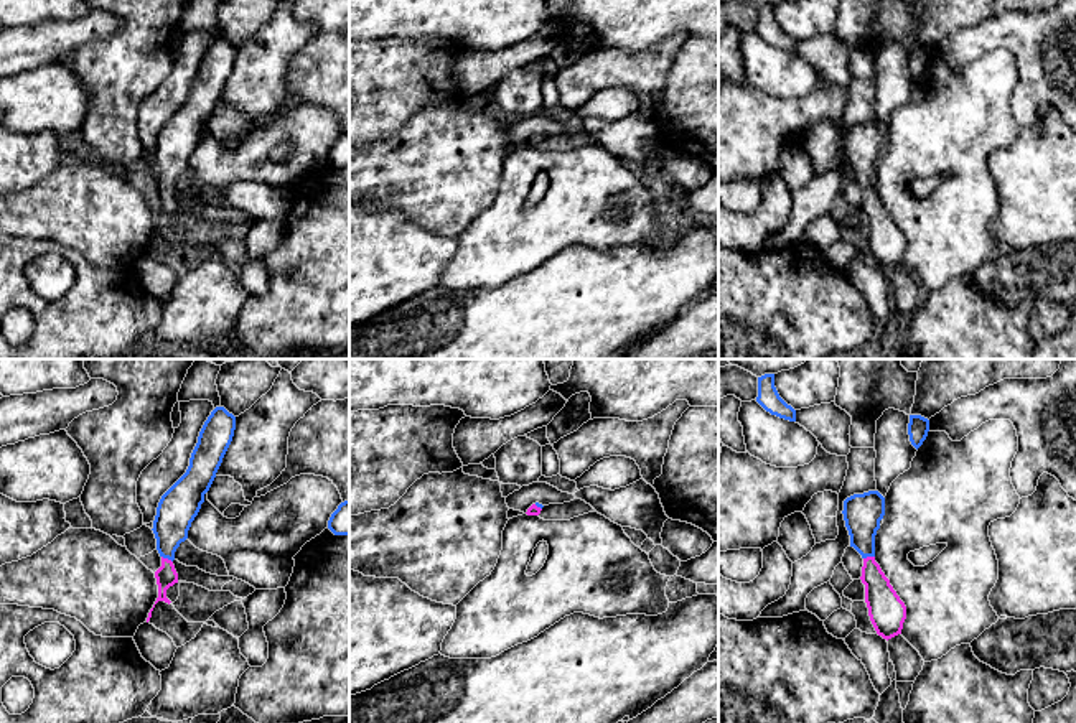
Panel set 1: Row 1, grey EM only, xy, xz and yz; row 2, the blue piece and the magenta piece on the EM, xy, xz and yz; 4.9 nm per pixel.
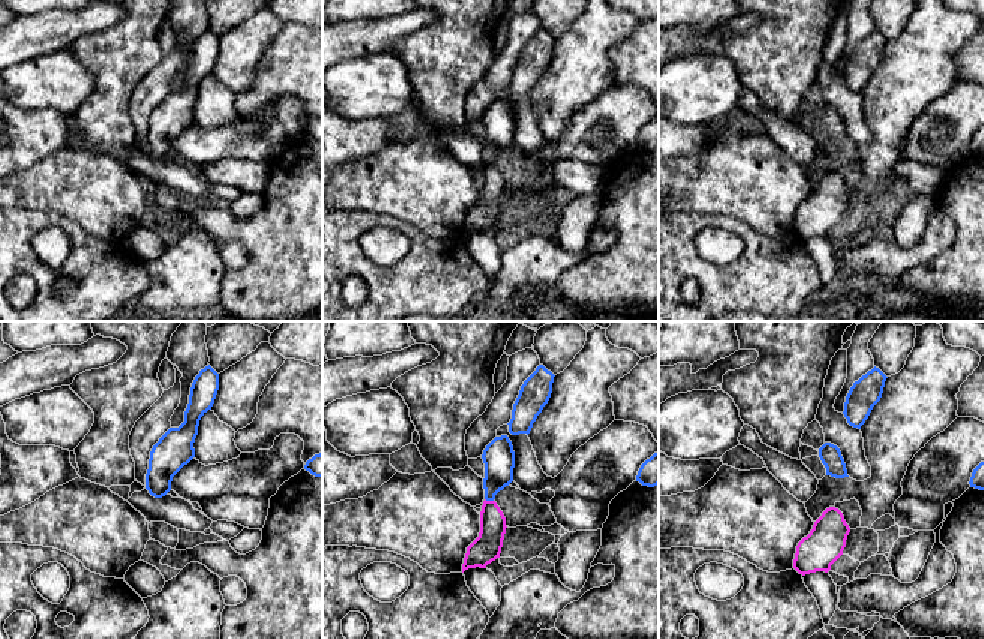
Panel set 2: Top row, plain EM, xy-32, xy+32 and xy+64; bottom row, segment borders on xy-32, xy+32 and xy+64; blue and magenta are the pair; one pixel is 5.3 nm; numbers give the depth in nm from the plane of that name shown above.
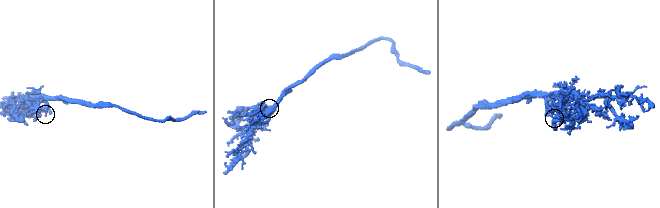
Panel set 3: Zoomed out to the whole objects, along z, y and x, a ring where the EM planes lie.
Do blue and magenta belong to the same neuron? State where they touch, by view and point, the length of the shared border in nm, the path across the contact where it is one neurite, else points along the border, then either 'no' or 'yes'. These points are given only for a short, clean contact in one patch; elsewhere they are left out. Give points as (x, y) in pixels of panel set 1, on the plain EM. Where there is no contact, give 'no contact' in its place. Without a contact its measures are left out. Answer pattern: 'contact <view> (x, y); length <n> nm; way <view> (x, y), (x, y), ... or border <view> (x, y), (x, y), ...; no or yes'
contact xy (167, 188); length 70 nm; way xy (177, 140), (170, 157), (167, 188), (165, 206); yes

